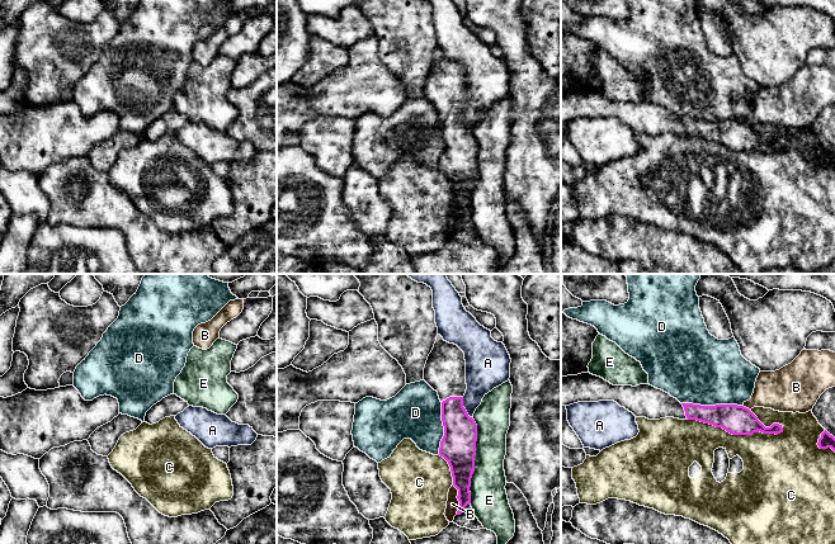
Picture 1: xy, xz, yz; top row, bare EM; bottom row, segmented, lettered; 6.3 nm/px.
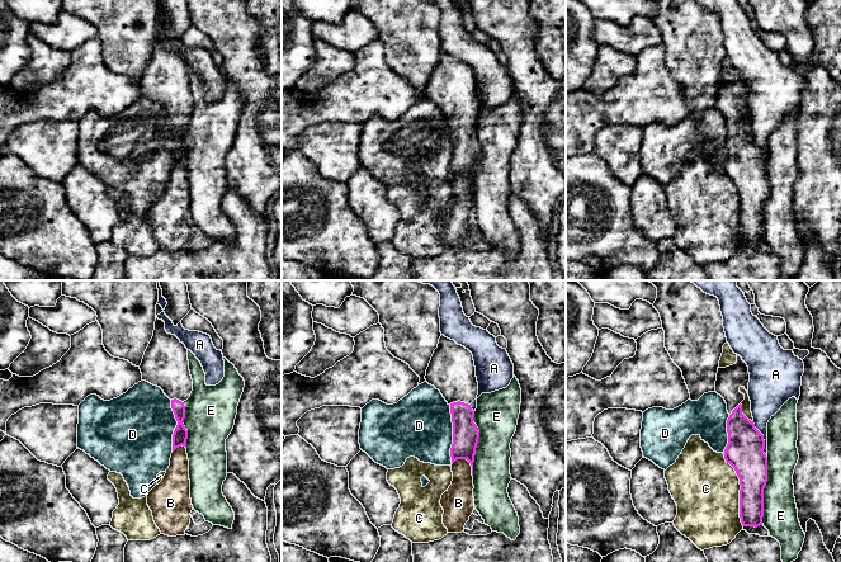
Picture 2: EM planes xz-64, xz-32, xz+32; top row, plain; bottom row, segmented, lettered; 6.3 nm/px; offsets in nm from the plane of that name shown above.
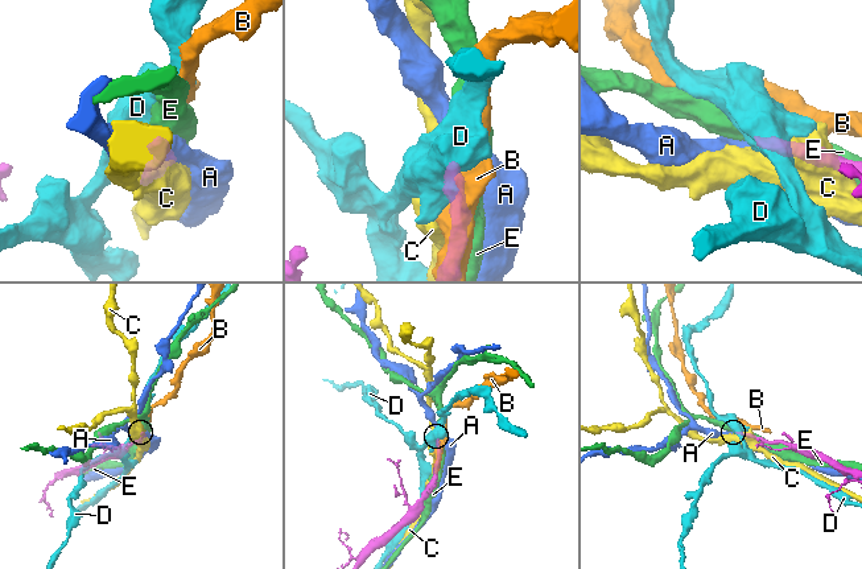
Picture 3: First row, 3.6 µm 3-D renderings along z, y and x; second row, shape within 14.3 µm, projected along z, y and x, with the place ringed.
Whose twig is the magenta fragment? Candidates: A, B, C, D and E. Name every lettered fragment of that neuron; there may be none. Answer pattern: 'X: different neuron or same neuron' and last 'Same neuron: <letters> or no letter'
A: different neuron
B: different neuron
C: different neuron
D: different neuron
E: different neuron
Same neuron: no letter

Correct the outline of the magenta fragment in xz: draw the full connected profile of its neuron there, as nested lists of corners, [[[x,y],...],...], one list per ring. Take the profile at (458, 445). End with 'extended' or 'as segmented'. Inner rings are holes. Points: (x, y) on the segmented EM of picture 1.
[[[438,335],[424,368],[424,380],[438,392],[442,402],[444,436],[439,455],[450,467],[453,486],[458,489],[457,515],[461,515],[471,503],[470,487],[477,441],[477,425],[463,407],[467,389],[464,353]]] | extended

